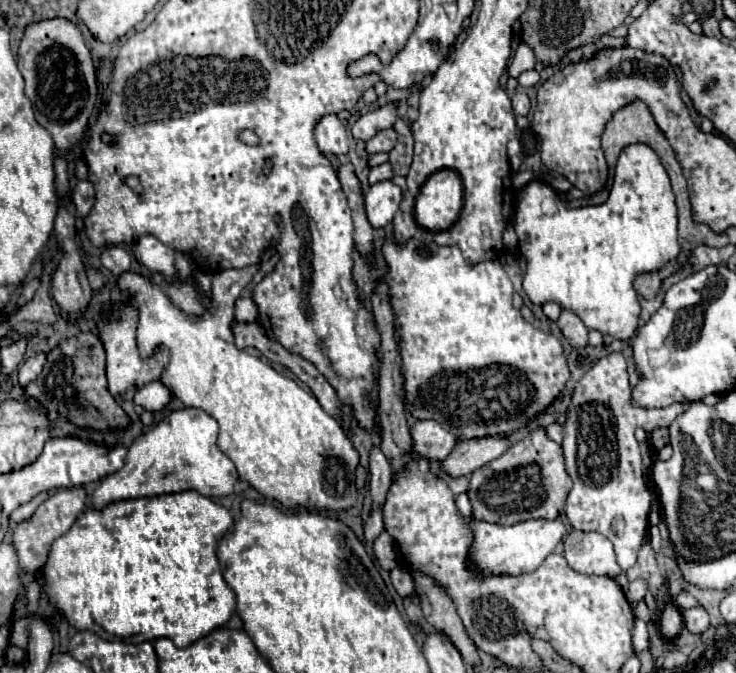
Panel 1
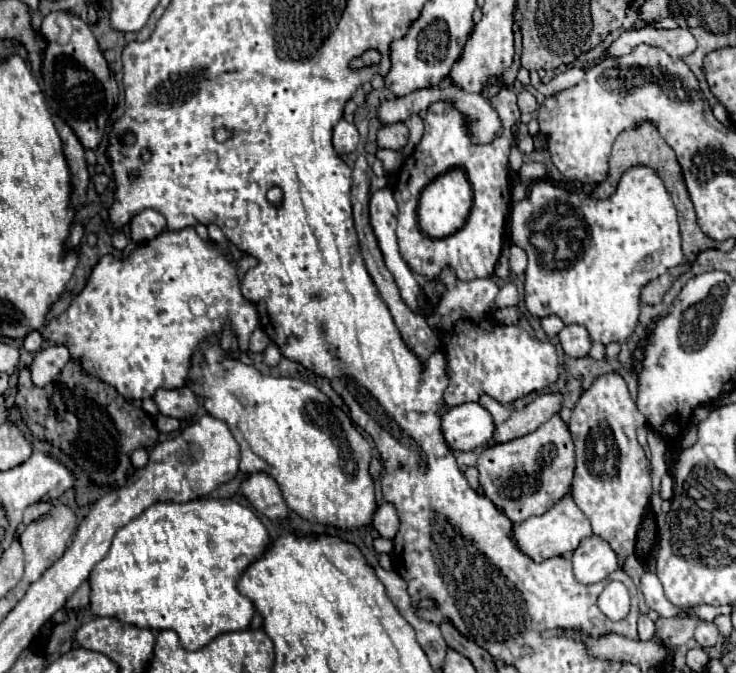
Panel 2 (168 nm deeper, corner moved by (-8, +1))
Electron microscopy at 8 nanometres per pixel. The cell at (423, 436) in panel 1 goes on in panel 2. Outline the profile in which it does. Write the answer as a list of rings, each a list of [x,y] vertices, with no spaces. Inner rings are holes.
[[[463,403],[443,415],[443,433],[451,449],[473,451],[489,443],[495,421],[479,403]]]

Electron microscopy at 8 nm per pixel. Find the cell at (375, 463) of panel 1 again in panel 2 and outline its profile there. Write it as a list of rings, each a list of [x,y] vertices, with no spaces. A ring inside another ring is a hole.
[[[381,503],[379,505],[377,515],[373,519],[373,527],[385,539],[393,539],[397,535],[399,521],[397,521],[397,511],[393,509],[393,505],[389,505],[389,503]]]

